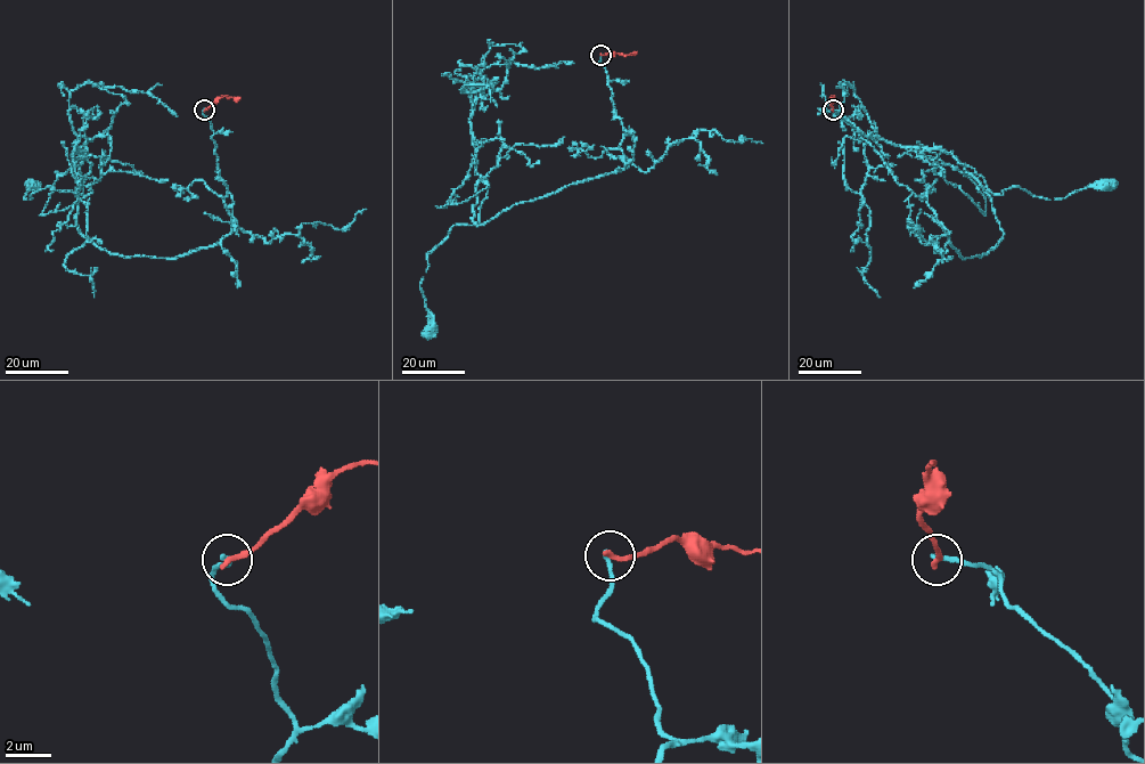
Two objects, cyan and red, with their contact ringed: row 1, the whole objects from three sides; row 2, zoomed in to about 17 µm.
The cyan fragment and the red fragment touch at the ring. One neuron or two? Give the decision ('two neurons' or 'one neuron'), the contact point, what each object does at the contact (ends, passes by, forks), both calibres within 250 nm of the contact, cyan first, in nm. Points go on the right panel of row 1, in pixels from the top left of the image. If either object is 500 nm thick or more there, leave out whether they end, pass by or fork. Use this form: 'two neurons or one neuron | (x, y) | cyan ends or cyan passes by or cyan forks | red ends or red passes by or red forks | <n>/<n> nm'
two neurons | (833, 110) | cyan ends | red ends | 240/260 nm

